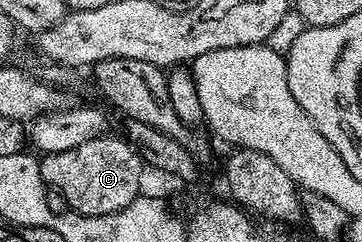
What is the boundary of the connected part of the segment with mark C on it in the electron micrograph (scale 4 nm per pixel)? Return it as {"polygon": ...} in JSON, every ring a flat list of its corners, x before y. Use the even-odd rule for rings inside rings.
{"polygon":[[105,135,90,139,90,143,82,143,82,147,70,147,70,151,45,153,39,158,40,178,48,189,58,191,66,199,68,209,73,213,81,213,87,217,94,215,110,215,114,211,122,211,134,198,141,196,140,165,142,158,123,136]]}

